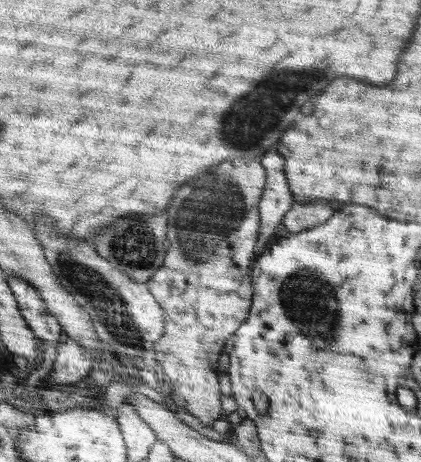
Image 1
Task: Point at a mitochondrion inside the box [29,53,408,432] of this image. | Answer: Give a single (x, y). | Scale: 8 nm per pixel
(247, 123)

